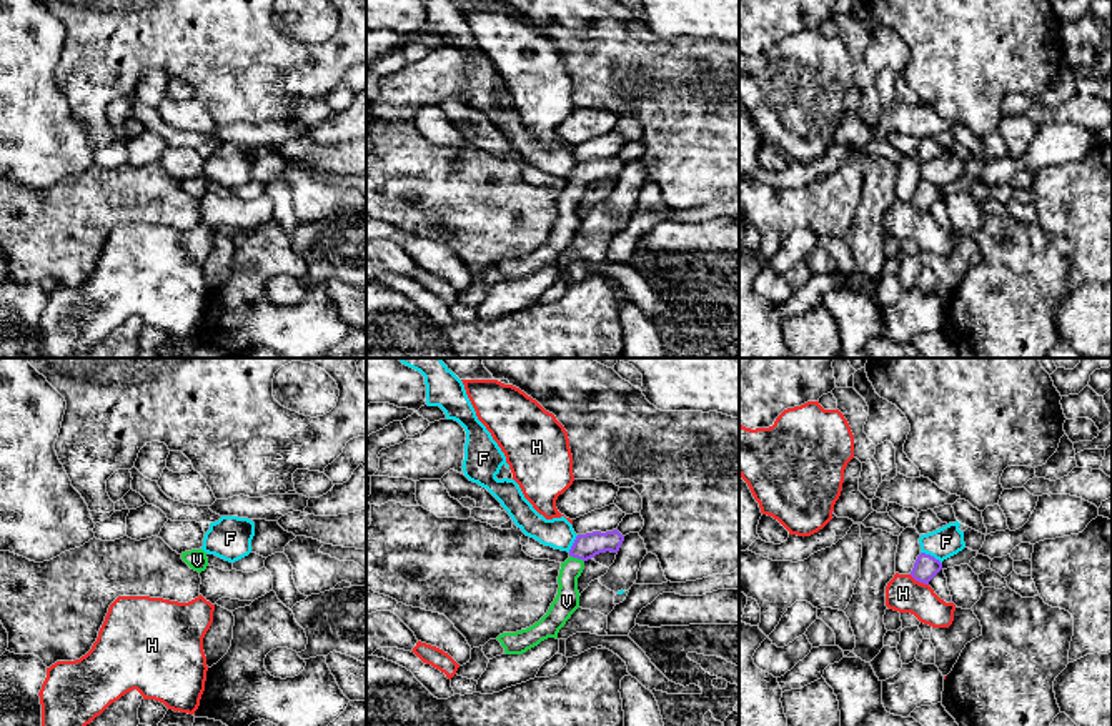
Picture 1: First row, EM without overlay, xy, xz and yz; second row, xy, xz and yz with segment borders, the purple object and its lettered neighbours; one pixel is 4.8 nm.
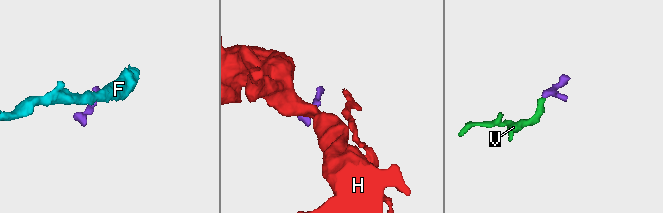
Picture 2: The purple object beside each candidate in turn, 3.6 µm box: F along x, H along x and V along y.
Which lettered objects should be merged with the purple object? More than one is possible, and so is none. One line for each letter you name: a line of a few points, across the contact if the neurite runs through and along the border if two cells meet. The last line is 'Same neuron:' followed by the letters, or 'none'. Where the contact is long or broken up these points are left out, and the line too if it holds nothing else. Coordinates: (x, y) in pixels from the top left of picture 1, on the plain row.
V: Line: xz (585, 174), (576, 183), (568, 202), (566, 228)
Same neuron: V

